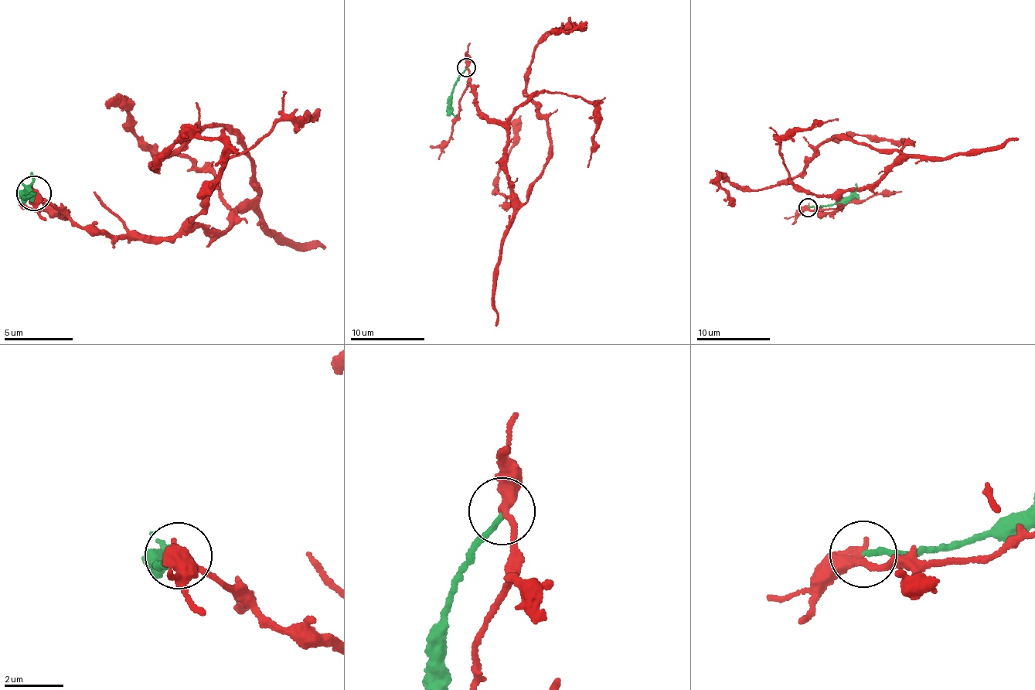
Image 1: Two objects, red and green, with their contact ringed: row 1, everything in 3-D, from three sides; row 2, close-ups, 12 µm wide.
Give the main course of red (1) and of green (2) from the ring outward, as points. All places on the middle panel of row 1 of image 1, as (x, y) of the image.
1: (467, 67), (474, 105), (507, 131), (522, 203), (549, 155), (531, 54), (580, 30), (549, 31)
2: (467, 67), (454, 86), (454, 115), (456, 114)

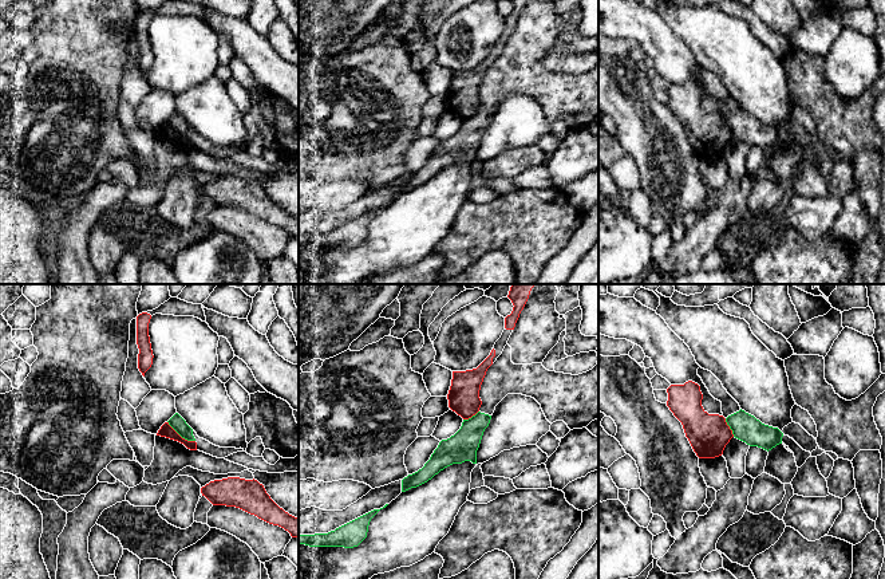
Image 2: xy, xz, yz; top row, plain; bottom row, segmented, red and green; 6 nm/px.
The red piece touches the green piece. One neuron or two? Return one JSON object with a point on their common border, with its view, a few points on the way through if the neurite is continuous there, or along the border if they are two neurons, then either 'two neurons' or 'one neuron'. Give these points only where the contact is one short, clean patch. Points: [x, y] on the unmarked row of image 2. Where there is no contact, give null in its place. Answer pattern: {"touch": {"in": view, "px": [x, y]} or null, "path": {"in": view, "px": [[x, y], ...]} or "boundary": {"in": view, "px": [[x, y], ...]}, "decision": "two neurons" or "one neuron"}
{"touch": {"in": "xy", "px": [180, 136]}, "boundary": {"in": "xy", "px": [[168, 121], [182, 137], [194, 141]]}, "decision": "two neurons"}

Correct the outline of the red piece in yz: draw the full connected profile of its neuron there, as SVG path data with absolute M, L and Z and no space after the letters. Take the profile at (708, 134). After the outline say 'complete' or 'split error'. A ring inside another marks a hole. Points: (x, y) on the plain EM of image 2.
M688 80L684 84L671 84L667 92L667 106L681 122L696 155L699 158L722 155L734 134L723 115L708 114L703 109L700 86Z | complete

